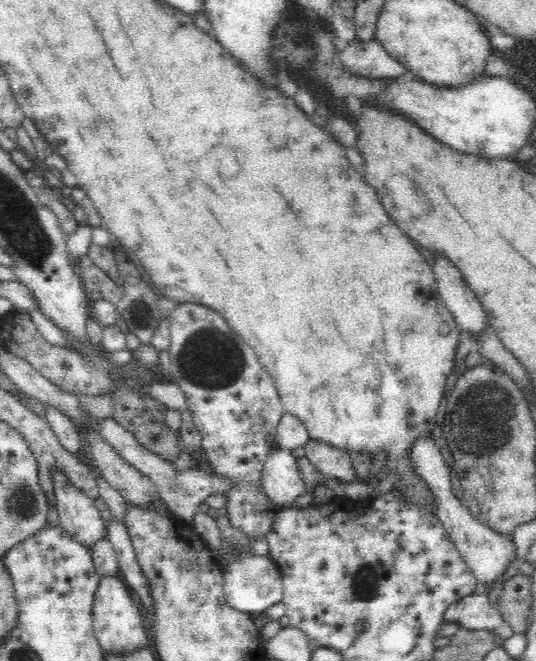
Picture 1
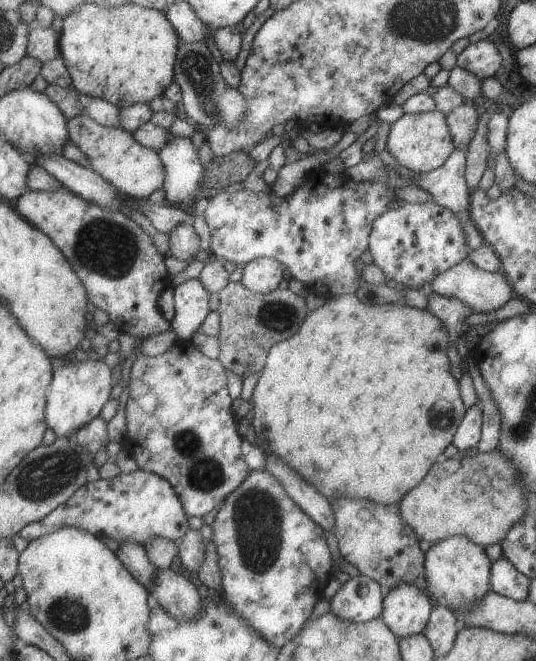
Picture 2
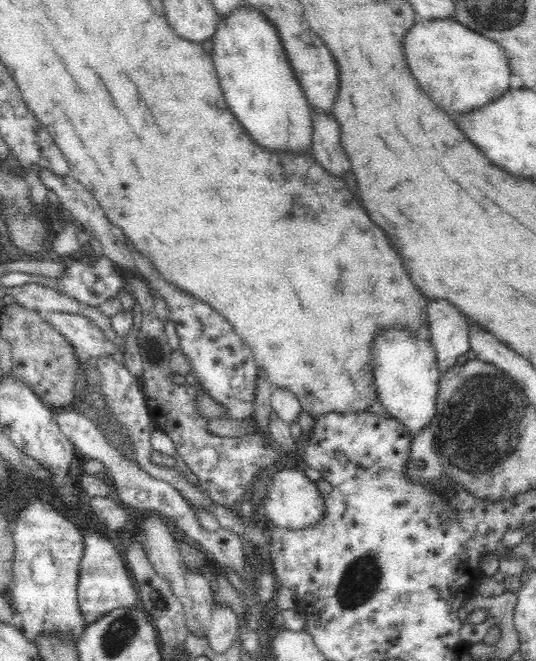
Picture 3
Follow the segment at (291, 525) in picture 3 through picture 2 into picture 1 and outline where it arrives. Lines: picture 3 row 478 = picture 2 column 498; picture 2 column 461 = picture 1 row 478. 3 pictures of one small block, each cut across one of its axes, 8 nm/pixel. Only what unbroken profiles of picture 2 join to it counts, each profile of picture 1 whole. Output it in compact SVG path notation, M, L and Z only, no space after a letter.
M276 448L263 464L257 491L278 509L293 507L306 492L306 483L295 460L292 450Z

